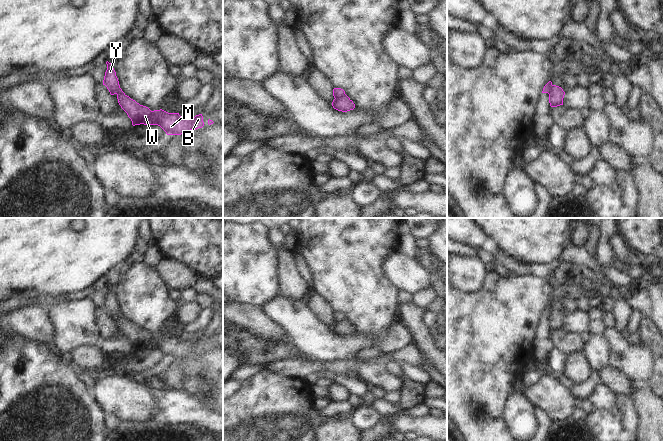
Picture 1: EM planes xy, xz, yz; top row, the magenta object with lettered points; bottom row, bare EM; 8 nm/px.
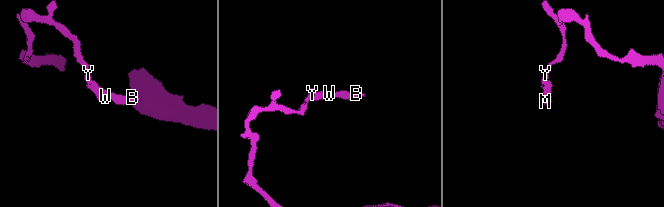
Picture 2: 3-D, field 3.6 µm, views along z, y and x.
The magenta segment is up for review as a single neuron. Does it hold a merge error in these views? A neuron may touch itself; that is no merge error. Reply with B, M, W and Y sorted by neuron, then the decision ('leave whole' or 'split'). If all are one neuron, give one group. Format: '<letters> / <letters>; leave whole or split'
B M W / Y; split

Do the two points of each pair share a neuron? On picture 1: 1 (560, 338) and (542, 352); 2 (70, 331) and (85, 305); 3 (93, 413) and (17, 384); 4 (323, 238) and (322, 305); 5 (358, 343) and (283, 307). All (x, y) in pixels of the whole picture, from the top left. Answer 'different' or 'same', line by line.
1: different
2: same
3: same
4: different
5: same

